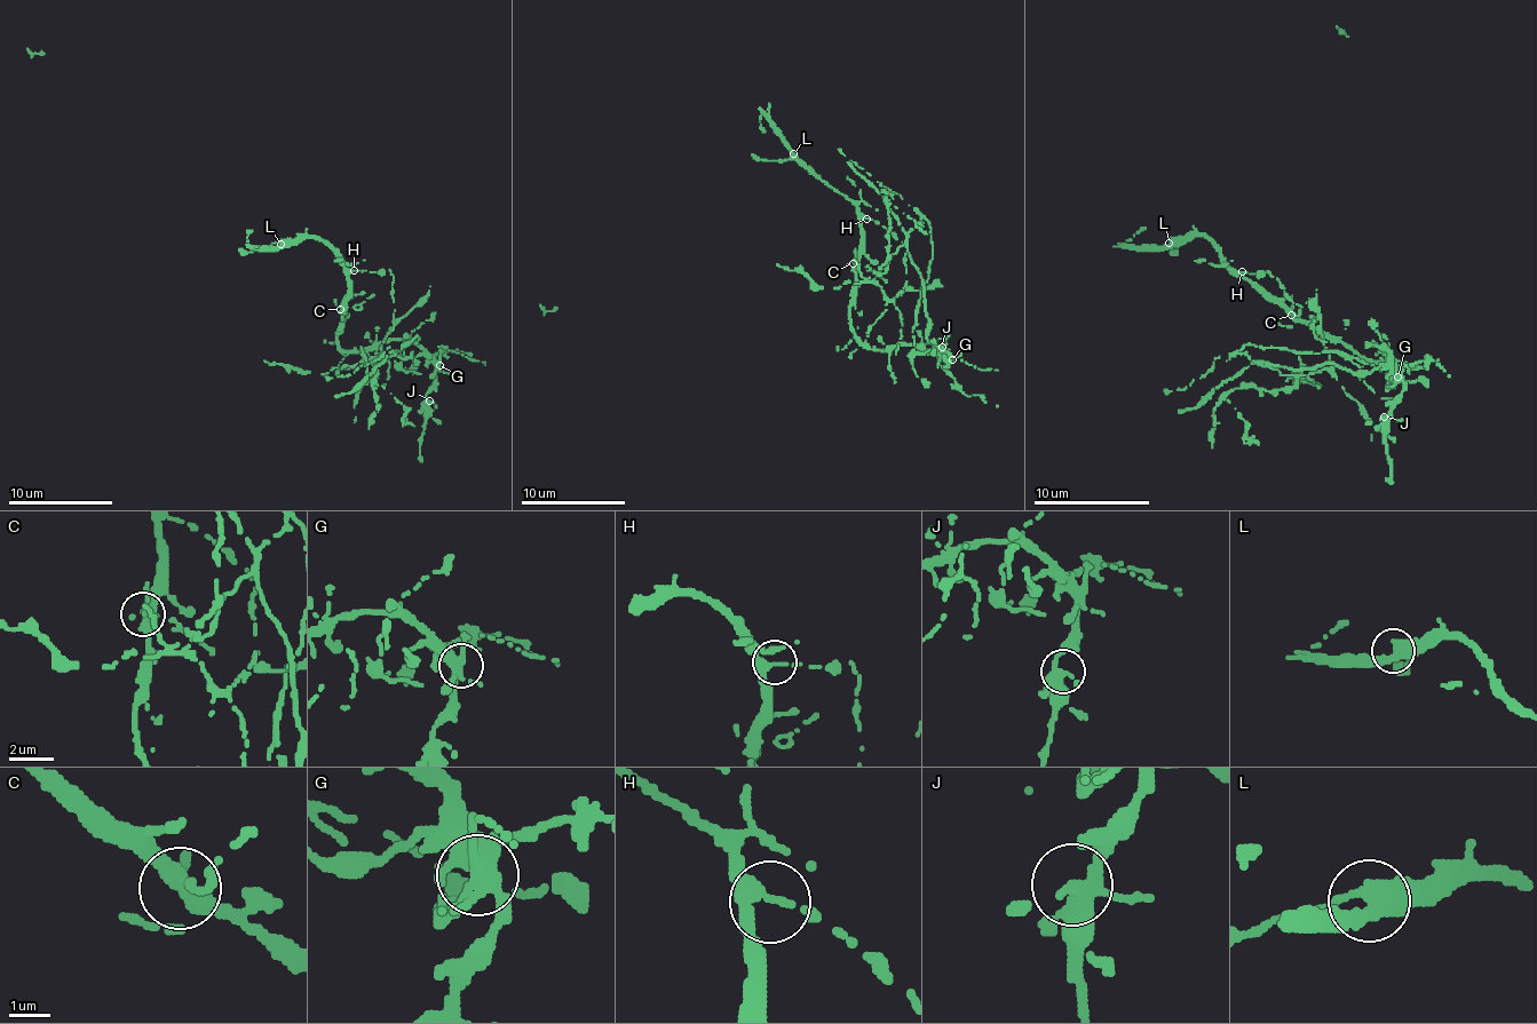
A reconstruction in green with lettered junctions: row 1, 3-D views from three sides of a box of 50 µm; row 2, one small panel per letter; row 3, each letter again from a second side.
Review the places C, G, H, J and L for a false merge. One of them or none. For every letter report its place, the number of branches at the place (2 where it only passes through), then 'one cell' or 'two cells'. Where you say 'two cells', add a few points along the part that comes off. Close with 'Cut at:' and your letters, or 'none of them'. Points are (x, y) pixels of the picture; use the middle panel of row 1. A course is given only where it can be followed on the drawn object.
C: at (853, 263); 4 branches meet; one cell
G: at (952, 359); 5 branches meet; two cells; foreign part runs (952, 360), (913, 349), (932, 263), (924, 219), (908, 235), (926, 339), (968, 397), (997, 407)
H: at (866, 219); 3 branches meet; one cell
J: at (942, 347); 5 branches meet; one cell
L: at (793, 153); 3 branches meet; one cell
Cut at: G

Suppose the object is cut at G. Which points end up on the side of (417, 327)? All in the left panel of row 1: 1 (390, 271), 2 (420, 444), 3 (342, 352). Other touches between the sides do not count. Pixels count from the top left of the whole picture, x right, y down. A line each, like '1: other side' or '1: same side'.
1: other side
2: same side
3: same side

